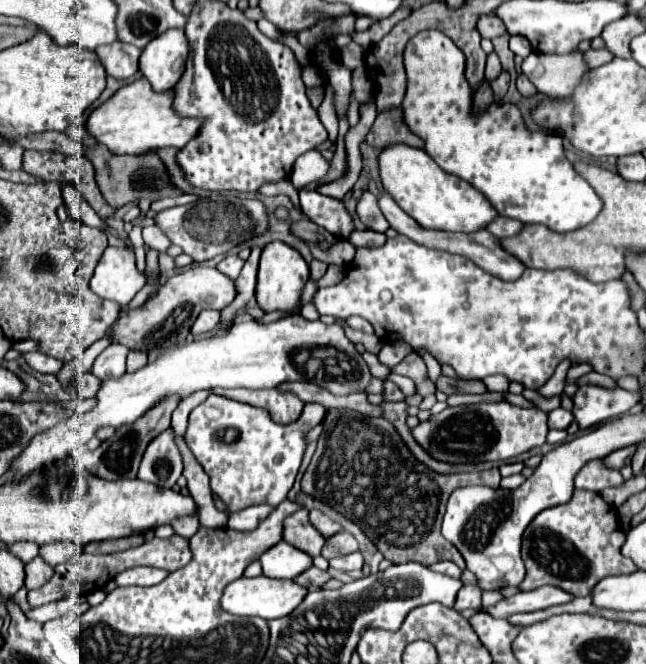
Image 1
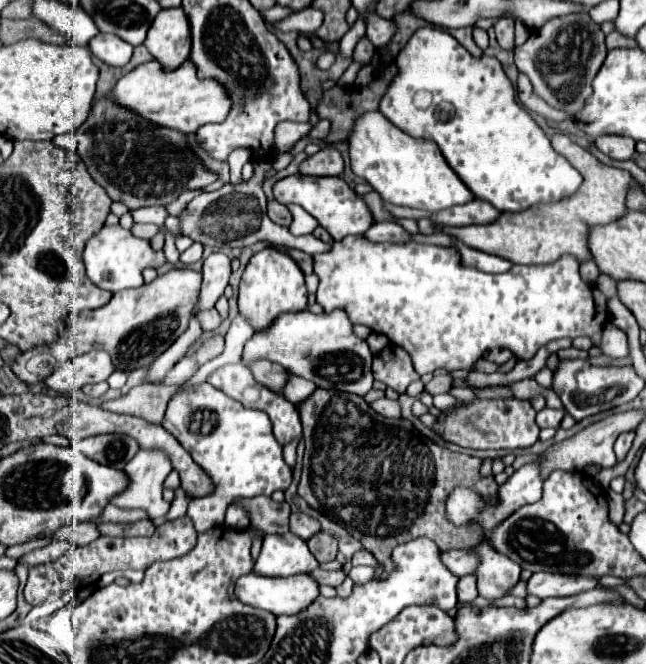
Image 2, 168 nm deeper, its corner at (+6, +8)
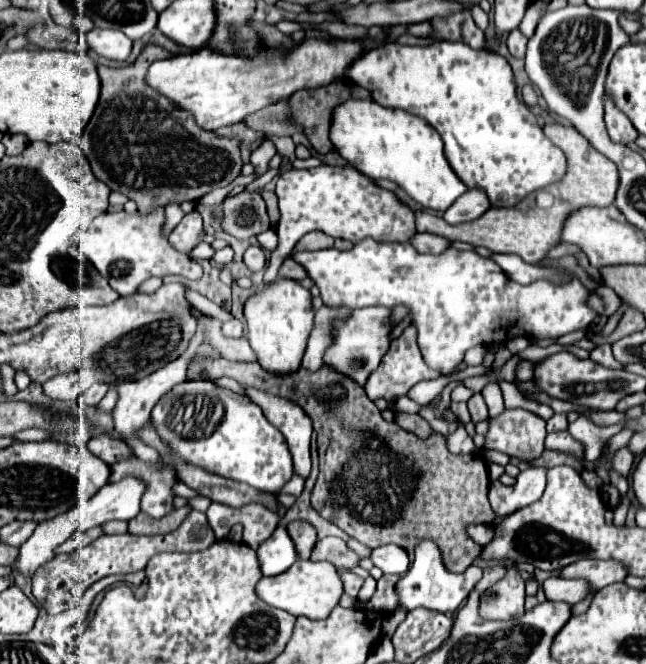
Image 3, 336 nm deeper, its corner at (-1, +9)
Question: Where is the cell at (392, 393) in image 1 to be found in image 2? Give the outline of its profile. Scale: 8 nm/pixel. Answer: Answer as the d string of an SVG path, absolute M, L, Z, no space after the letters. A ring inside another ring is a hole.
M386 345L380 353L374 355L372 373L374 379L386 383L386 387L392 387L398 393L404 393L412 381L420 379L412 367L410 355L396 345Z

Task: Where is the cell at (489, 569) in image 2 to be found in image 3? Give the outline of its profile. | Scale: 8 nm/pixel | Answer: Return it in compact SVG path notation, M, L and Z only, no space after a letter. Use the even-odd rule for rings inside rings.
M507 566L507 574L489 590L481 594L481 616L509 620L521 616L525 602L525 580L517 566Z

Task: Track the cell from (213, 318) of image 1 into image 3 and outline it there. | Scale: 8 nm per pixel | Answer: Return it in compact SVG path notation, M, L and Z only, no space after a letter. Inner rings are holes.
M231 318L227 322L223 322L223 336L227 338L239 338L243 334L243 322L237 318Z

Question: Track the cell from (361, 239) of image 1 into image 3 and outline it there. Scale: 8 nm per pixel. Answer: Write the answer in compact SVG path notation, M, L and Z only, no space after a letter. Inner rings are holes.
M415 234L409 238L409 244L415 246L415 250L419 252L431 252L431 254L439 254L445 248L449 248L449 240L441 238L437 234Z

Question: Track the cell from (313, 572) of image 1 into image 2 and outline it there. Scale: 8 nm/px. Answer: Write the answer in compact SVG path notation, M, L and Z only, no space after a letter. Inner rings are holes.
M316 569L312 571L312 575L316 577L316 581L320 585L332 585L332 587L338 587L342 585L342 581L346 579L346 573L340 569L340 571L324 571L324 569Z

